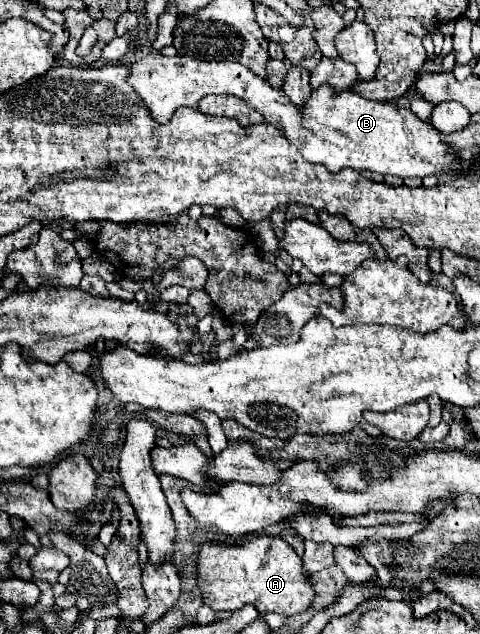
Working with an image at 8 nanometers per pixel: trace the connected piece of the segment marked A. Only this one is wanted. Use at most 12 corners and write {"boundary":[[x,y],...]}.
{"boundary":[[279,536],[205,540],[203,604],[295,616],[315,598]]}

